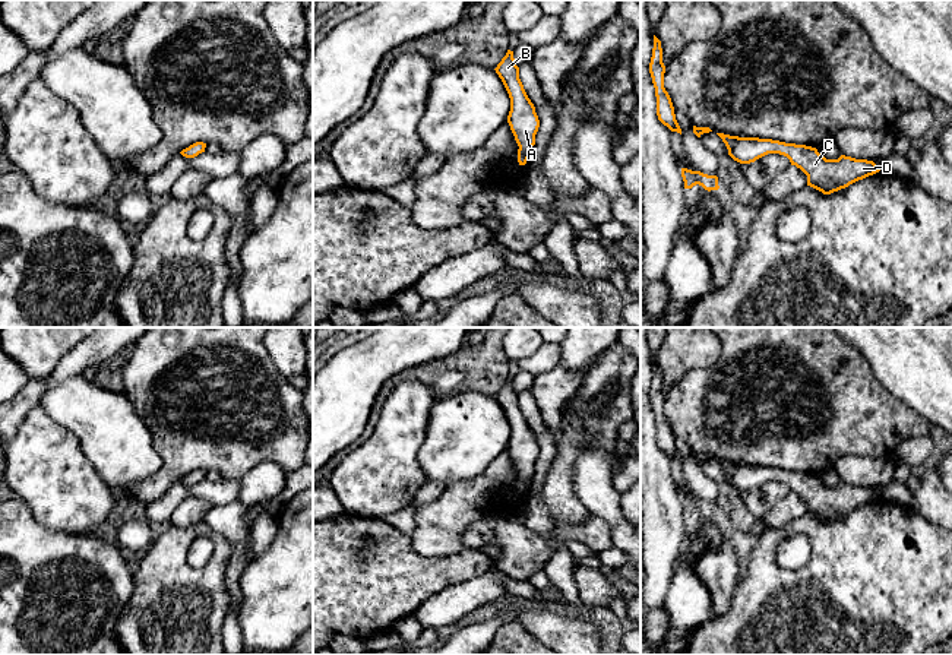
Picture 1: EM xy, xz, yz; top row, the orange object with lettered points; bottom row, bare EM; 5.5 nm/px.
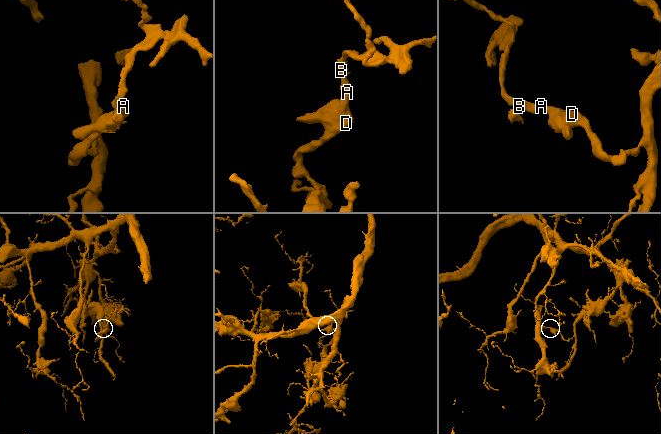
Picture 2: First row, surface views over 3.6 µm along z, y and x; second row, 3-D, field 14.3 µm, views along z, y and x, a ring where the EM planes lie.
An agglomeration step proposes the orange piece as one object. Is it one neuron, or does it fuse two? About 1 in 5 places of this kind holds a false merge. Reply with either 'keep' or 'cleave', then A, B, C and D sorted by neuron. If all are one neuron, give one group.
keep; groups A B C D

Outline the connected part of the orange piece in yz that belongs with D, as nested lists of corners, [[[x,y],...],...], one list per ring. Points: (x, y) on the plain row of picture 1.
[[[717,461],[728,477],[728,482],[740,490],[750,491],[768,481],[779,481],[790,487],[807,503],[807,513],[831,522],[850,512],[873,503],[880,496],[867,487],[855,487],[841,482],[838,487],[826,487],[816,475],[796,471],[785,471],[772,466],[738,465]]]

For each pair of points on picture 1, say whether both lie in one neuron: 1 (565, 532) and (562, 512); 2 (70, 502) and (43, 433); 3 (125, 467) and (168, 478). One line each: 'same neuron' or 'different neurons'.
1: different neurons
2: same neuron
3: different neurons

